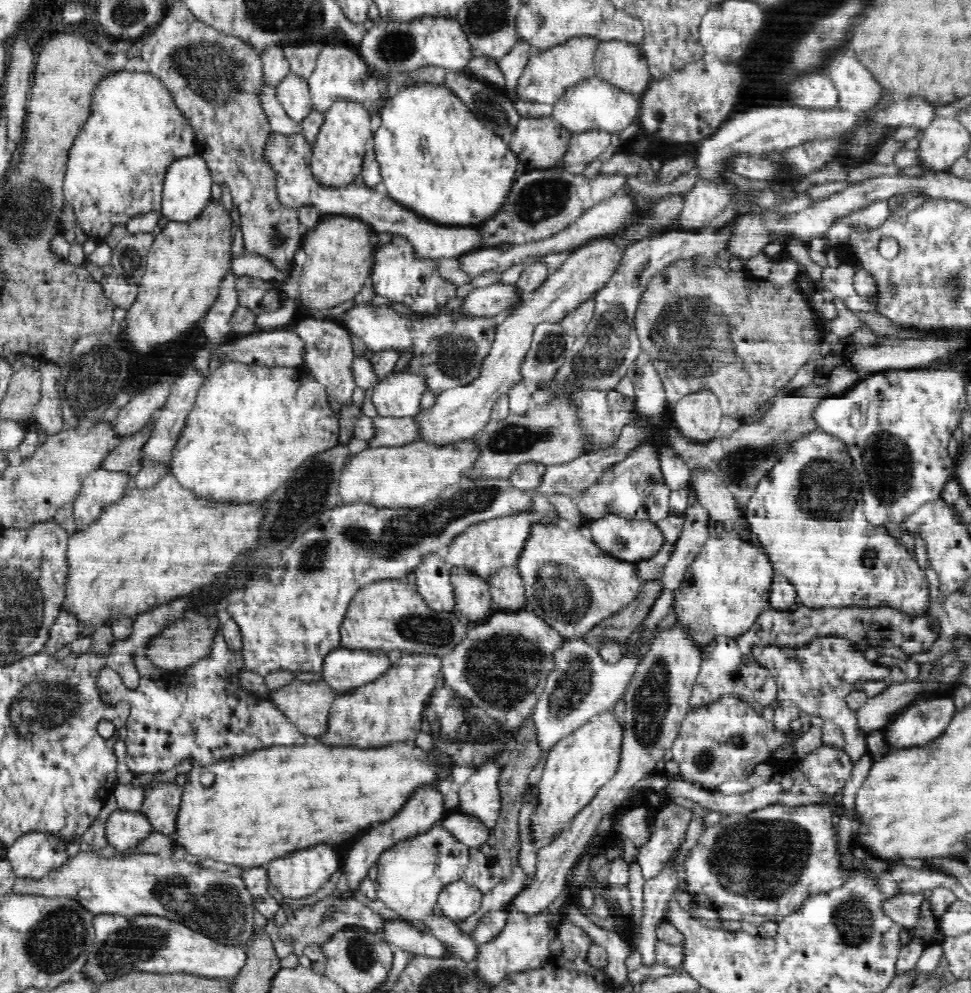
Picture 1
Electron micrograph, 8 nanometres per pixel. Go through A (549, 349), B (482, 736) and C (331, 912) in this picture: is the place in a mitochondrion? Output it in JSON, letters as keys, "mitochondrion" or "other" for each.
{"A":"mitochondrion","B":"mitochondrion","C":"mitochondrion"}

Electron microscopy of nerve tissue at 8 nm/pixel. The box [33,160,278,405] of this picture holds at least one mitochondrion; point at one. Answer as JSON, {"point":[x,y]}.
{"point":[261,304]}

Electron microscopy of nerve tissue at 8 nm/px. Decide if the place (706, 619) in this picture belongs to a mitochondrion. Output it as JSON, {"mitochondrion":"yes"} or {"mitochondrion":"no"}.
{"mitochondrion":"no"}

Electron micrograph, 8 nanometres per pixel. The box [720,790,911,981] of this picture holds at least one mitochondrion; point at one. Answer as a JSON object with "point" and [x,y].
{"point":[853,918]}

